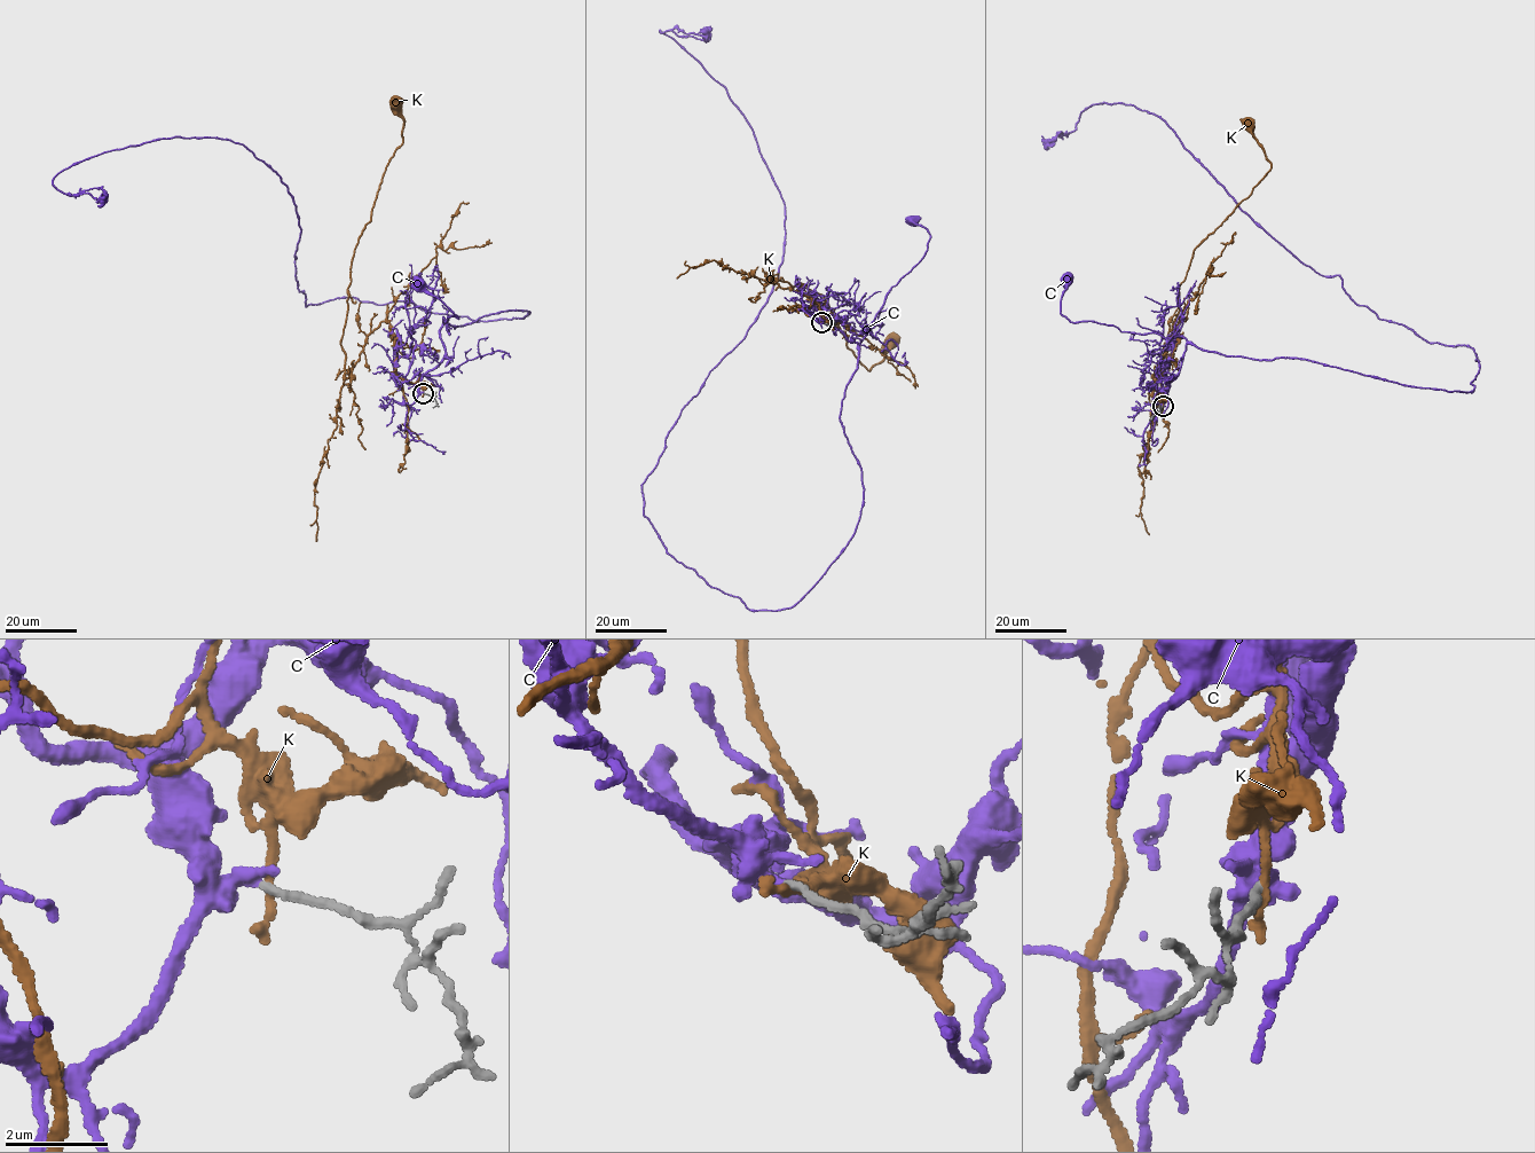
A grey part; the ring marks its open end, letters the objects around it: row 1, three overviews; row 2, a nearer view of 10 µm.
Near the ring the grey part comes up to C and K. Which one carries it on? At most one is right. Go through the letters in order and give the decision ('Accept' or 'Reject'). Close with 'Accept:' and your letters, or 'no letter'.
C: Accept
K: Reject
Accept: C

